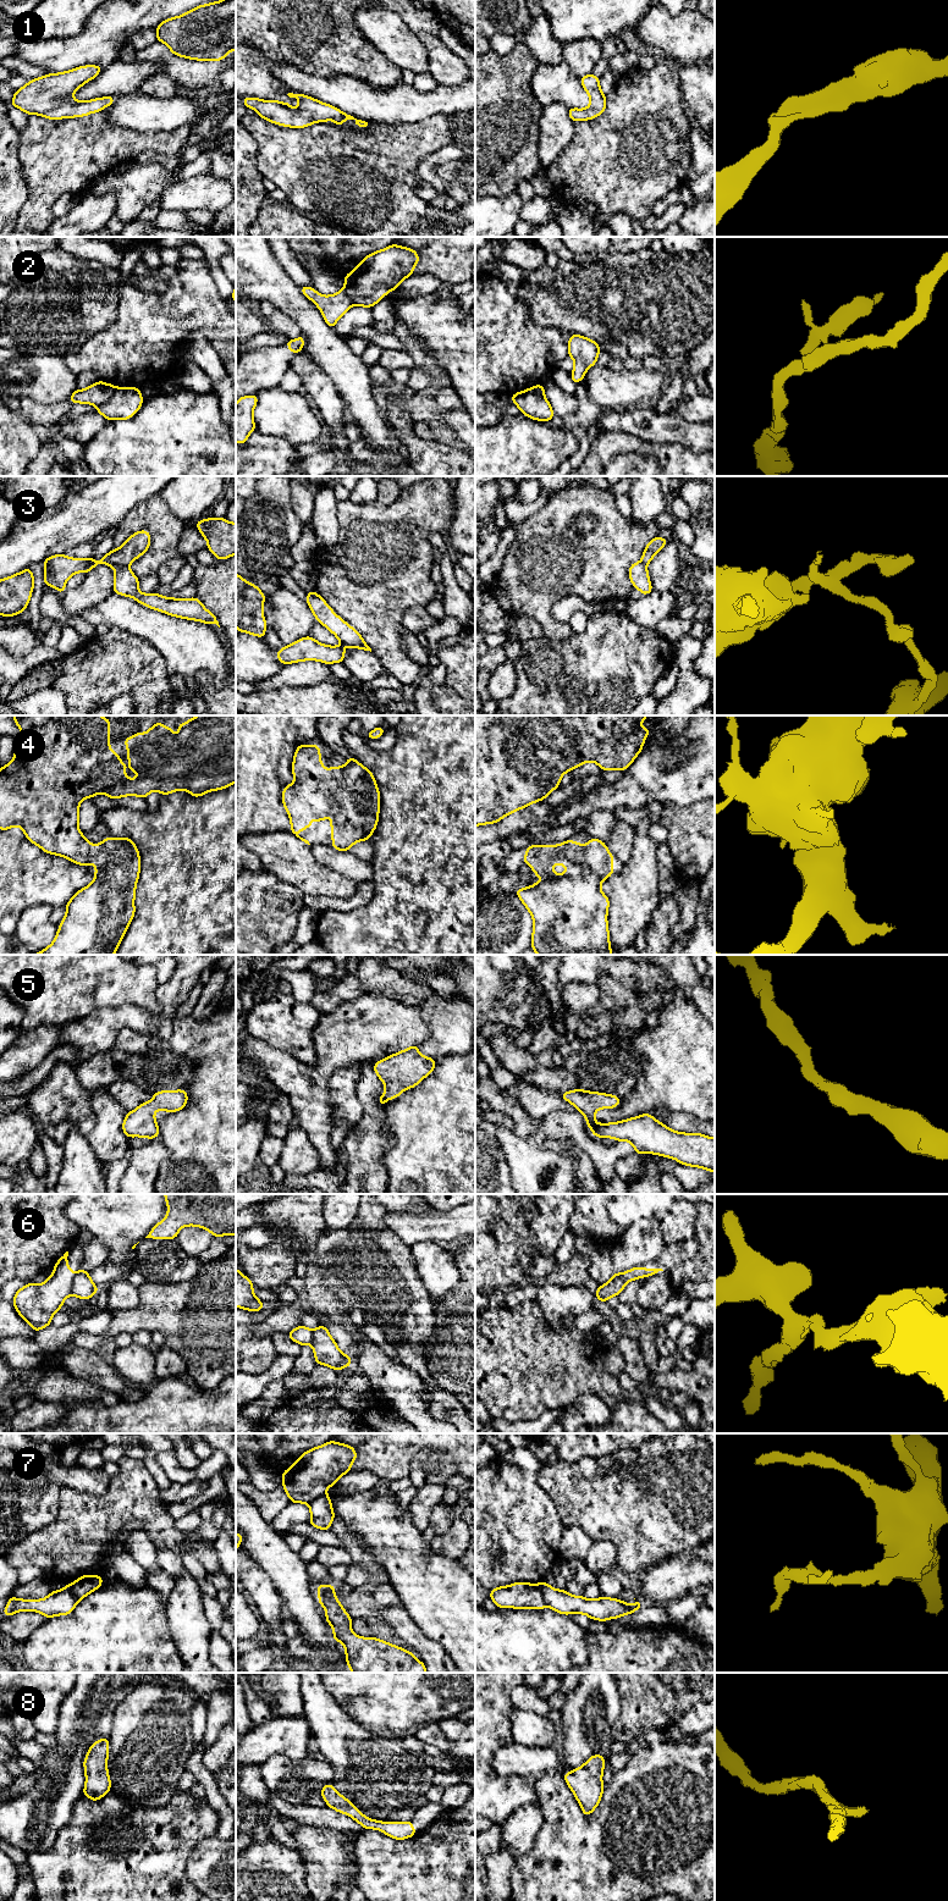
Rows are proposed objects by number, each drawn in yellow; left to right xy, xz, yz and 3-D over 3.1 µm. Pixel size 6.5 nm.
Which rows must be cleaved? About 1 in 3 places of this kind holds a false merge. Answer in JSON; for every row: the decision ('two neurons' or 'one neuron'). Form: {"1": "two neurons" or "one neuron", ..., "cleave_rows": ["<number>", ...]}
{"1": "one neuron", "2": "two neurons", "3": "two neurons", "4": "one neuron", "5": "one neuron", "6": "two neurons", "7": "two neurons", "8": "one neuron", "cleave_rows": ["2", "3", "6", "7"]}

